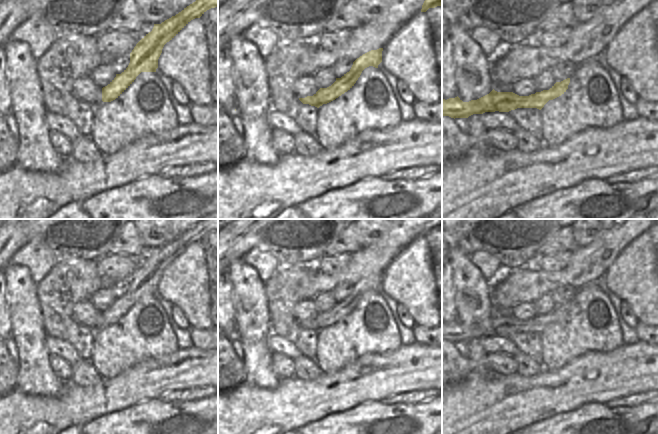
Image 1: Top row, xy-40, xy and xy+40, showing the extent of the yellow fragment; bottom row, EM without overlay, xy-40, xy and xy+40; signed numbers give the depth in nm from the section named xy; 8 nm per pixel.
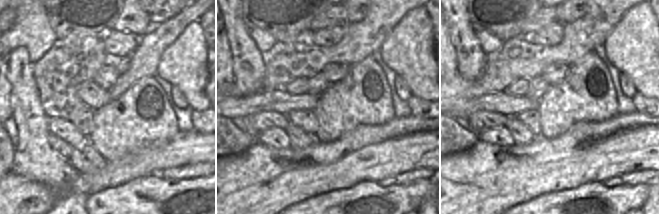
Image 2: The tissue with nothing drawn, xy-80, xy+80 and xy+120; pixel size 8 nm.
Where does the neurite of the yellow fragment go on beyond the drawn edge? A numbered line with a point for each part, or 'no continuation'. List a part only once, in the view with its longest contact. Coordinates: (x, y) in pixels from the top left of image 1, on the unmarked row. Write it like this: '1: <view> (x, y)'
no continuation

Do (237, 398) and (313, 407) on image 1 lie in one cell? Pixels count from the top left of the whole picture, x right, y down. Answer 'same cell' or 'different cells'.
same cell

